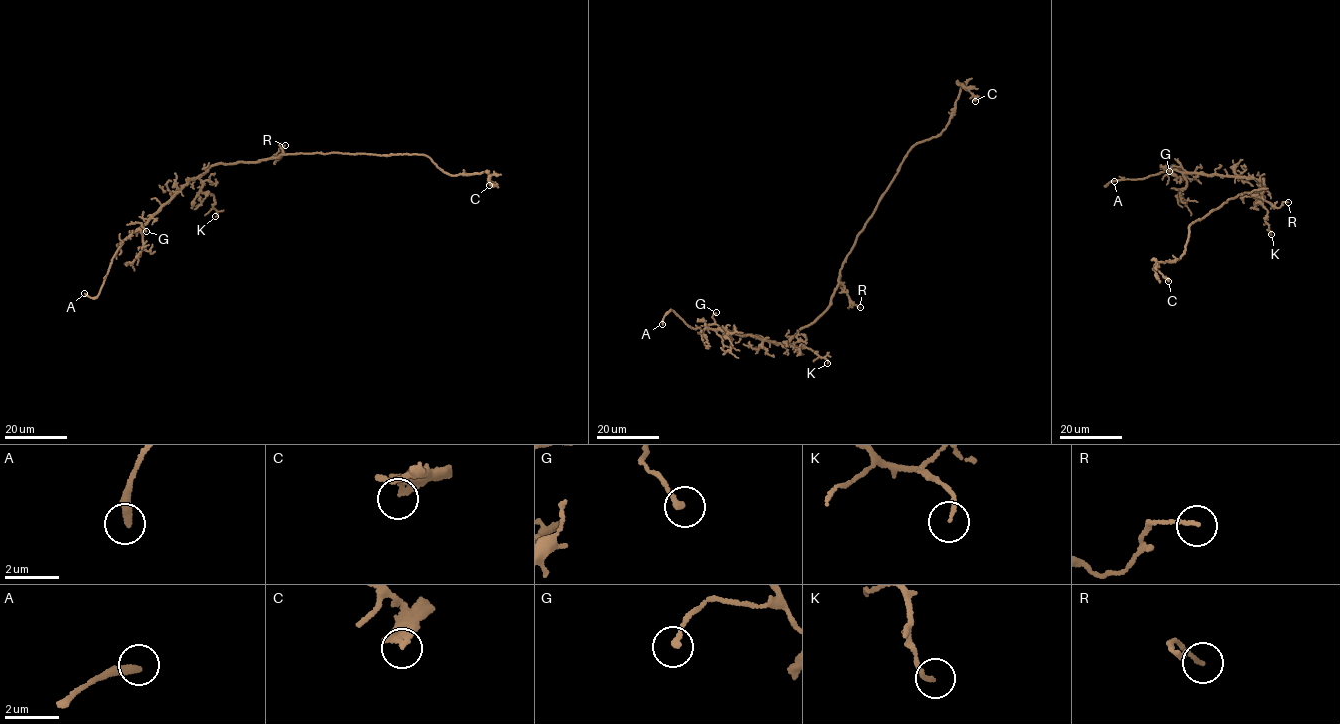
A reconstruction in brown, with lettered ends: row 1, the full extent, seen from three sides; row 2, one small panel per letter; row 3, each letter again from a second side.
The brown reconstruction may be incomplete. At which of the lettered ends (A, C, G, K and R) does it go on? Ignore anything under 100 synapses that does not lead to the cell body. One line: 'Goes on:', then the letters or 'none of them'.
Goes on: A

